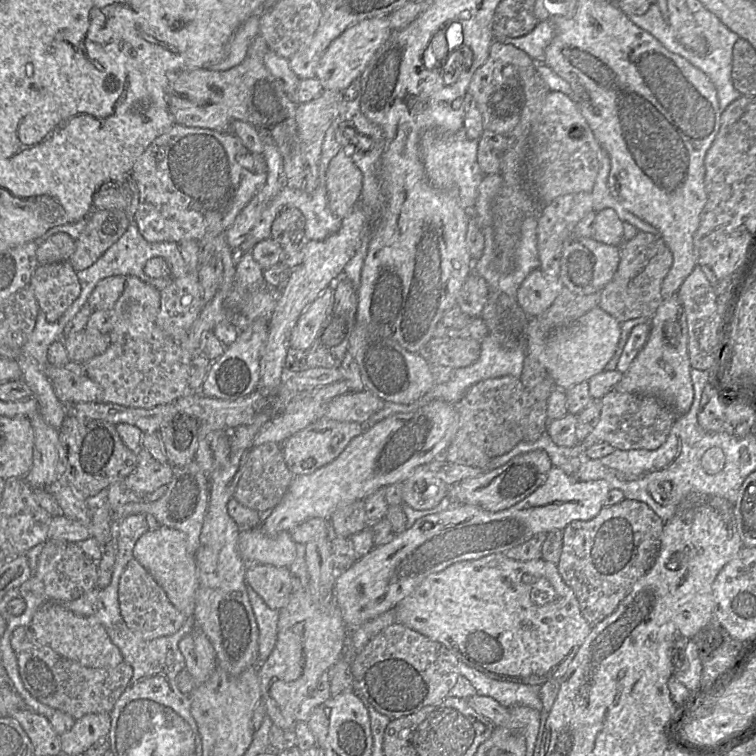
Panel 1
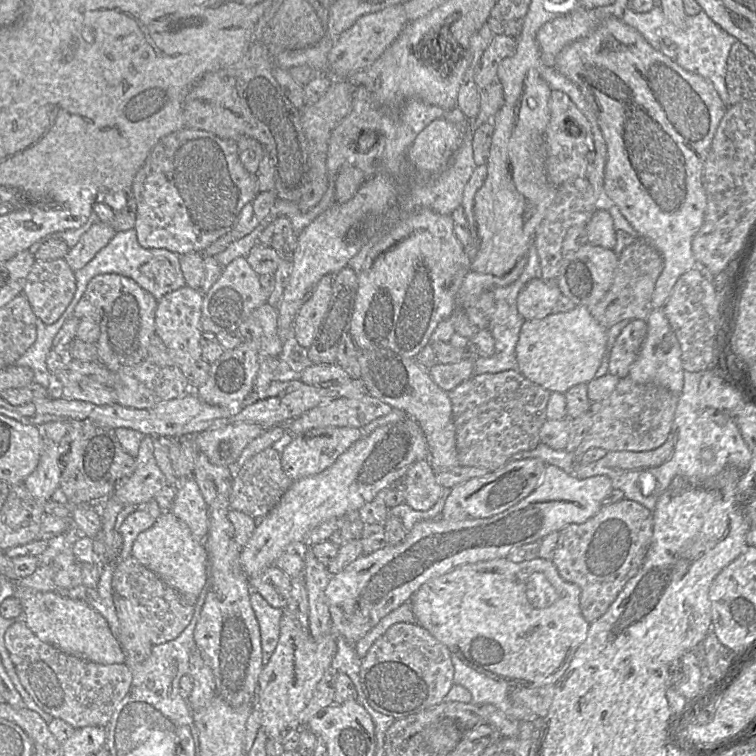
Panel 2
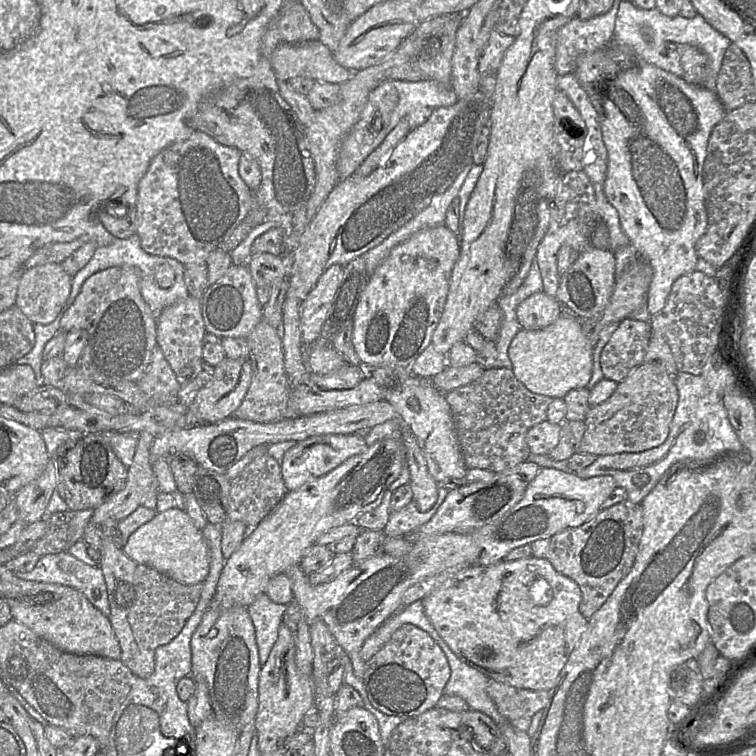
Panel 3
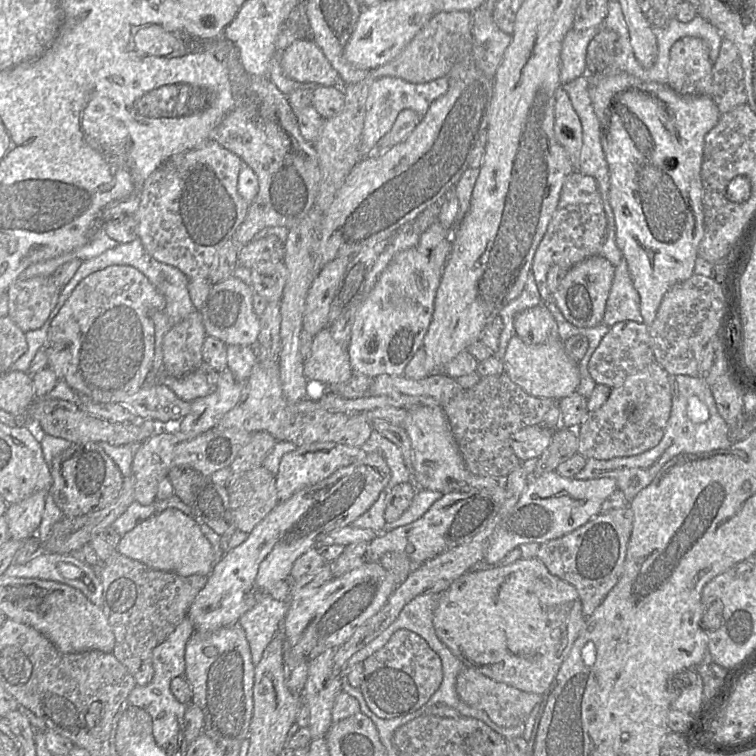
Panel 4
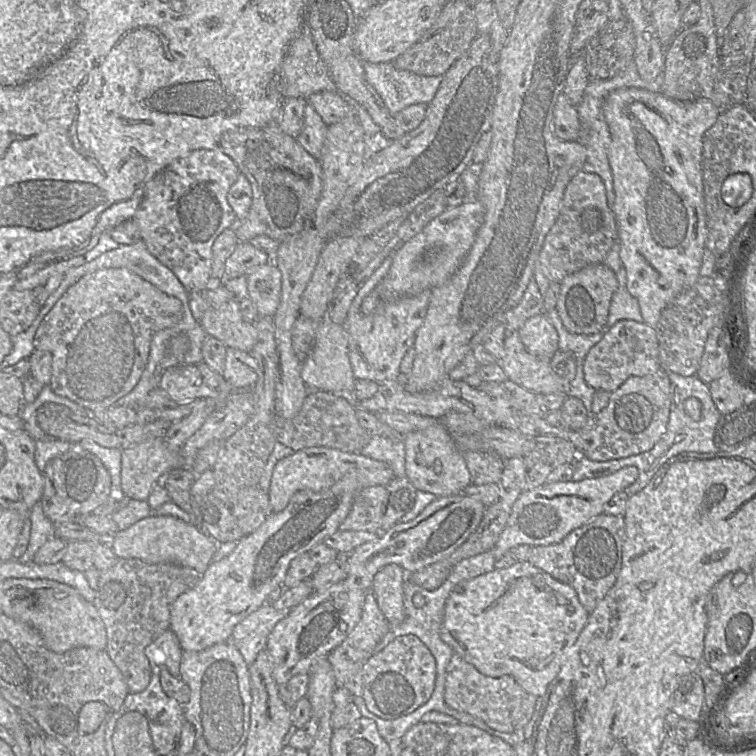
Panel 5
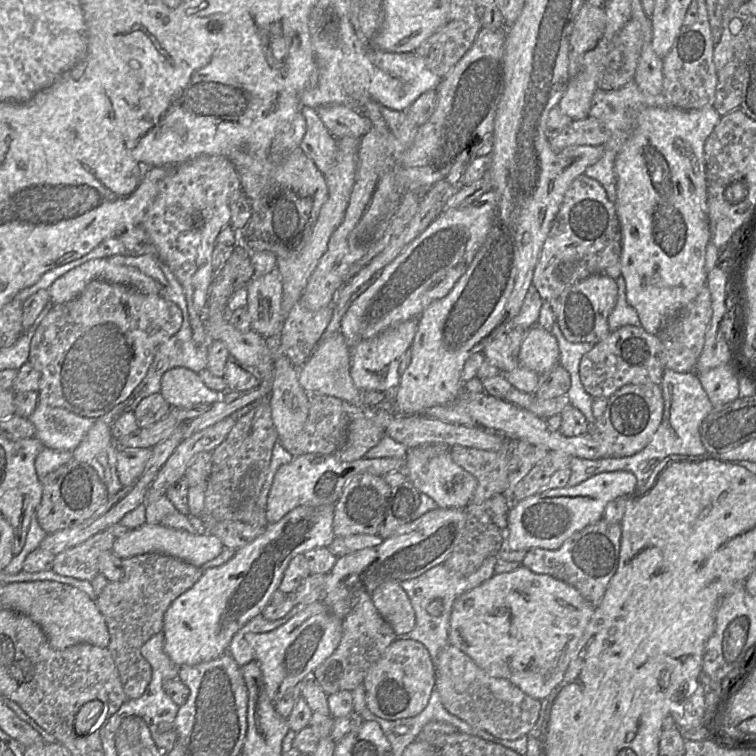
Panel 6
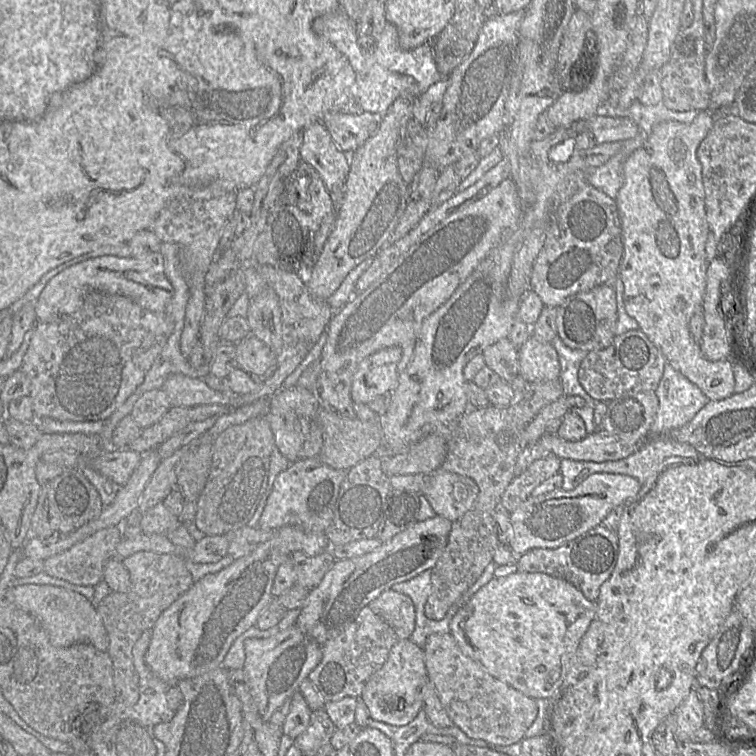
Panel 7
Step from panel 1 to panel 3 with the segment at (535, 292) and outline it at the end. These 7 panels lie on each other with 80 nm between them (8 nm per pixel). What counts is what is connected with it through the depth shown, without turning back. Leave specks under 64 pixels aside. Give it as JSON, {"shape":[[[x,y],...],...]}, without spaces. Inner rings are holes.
{"shape":[[[543,291],[534,293],[517,307],[516,315],[522,329],[543,329],[561,315],[562,305]]]}

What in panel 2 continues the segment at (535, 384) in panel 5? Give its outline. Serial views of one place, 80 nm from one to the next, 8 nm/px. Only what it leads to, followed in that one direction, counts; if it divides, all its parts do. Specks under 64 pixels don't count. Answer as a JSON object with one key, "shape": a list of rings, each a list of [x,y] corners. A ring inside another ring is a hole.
{"shape":[[[583,306],[539,320],[526,320],[515,348],[518,371],[551,393],[565,394],[575,385],[589,383],[607,351],[607,330]]]}

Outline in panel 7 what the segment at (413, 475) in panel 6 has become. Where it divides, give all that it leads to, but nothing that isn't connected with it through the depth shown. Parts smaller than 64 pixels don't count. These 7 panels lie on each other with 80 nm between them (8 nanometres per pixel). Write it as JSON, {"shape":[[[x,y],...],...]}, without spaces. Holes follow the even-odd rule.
{"shape":[[[442,467],[425,475],[421,493],[427,497],[436,515],[454,523],[474,505],[479,488],[471,478]]]}

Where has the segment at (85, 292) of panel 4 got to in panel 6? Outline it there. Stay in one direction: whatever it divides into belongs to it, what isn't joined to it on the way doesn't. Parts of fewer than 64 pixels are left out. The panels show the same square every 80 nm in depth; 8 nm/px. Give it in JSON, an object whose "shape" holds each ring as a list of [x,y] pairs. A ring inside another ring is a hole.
{"shape":[[[104,280],[91,281],[76,298],[62,304],[53,305],[31,340],[28,361],[40,373],[38,403],[63,408],[85,418],[98,419],[102,417],[131,395],[145,377],[158,347],[179,330],[181,323],[181,309],[175,303],[164,299],[160,294],[145,294],[134,288]]]}

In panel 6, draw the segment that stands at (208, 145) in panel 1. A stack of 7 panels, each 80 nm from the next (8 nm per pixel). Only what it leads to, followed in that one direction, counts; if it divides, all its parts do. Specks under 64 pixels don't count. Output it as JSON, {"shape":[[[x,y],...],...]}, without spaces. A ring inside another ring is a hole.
{"shape":[[[220,155],[199,156],[192,160],[189,160],[188,162],[180,166],[175,172],[168,175],[161,181],[158,193],[153,202],[151,203],[151,205],[149,206],[142,220],[141,226],[148,233],[150,242],[156,249],[156,256],[158,256],[160,261],[163,261],[166,265],[168,265],[168,267],[172,270],[172,272],[174,273],[174,275],[176,276],[177,280],[179,281],[184,290],[190,320],[191,317],[195,317],[196,315],[201,315],[205,312],[206,306],[208,304],[208,296],[210,293],[211,285],[214,280],[214,271],[212,268],[212,253],[215,247],[216,238],[218,237],[220,231],[224,227],[230,225],[231,221],[230,205],[232,202],[232,197],[234,197],[235,193],[237,193],[239,190],[241,190],[241,182],[239,174],[237,172],[237,169],[234,167],[233,163],[227,157]]]}

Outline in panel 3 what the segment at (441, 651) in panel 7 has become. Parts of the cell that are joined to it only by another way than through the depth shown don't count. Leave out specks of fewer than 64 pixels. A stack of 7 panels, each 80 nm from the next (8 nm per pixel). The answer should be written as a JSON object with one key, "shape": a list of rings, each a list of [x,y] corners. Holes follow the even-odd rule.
{"shape":[[[493,679],[487,684],[487,693],[498,712],[508,721],[531,718],[545,708],[549,698],[547,690],[518,689]]]}

